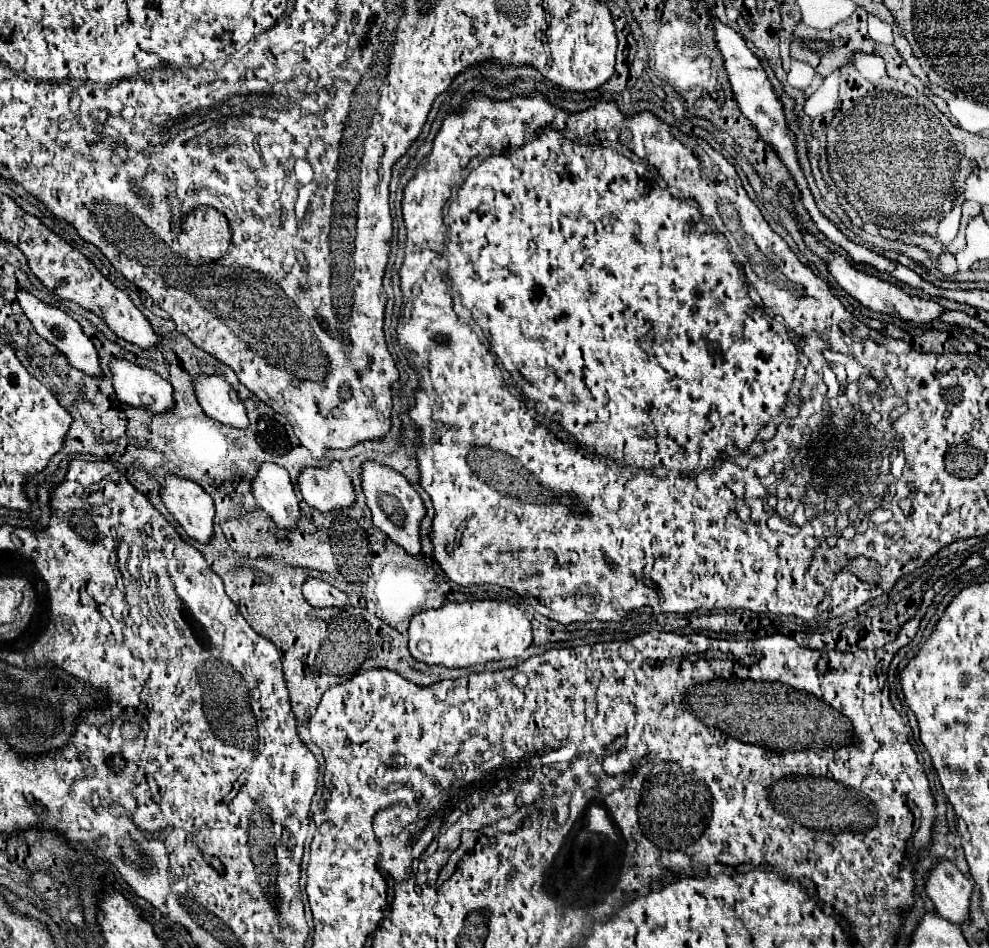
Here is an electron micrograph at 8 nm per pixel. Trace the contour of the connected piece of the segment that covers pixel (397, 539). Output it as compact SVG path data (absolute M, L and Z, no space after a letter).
M364 462L362 466L362 488L366 494L368 508L372 510L374 526L380 528L394 544L404 548L408 554L422 558L420 544L420 522L426 516L426 506L418 492L408 484L408 480L392 470L390 466L382 466L376 462Z

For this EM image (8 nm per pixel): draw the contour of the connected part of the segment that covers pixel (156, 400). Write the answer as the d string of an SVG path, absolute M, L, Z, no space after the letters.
M112 360L112 380L116 398L132 408L146 408L152 414L164 414L176 404L170 382L128 360Z

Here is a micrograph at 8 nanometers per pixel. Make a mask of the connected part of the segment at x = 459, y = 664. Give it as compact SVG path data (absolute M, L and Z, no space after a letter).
M448 602L438 610L414 614L408 628L408 650L414 660L446 668L470 668L496 660L520 658L532 646L528 616L508 602Z

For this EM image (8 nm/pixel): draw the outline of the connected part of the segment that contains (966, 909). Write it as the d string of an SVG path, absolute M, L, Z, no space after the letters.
M942 860L936 864L926 880L926 892L942 918L958 926L970 920L972 882L952 862Z

